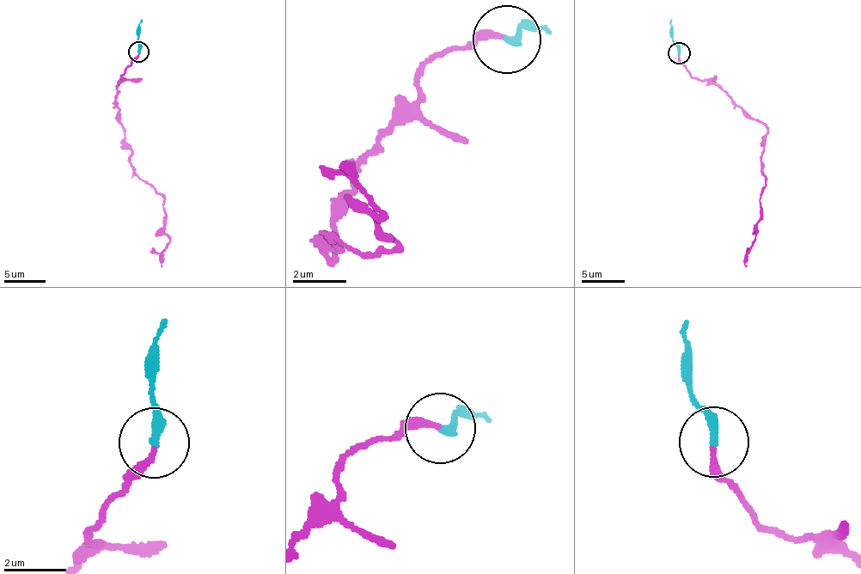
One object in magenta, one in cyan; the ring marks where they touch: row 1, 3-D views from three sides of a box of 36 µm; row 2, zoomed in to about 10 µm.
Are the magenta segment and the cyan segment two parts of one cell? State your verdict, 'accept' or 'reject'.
reject

